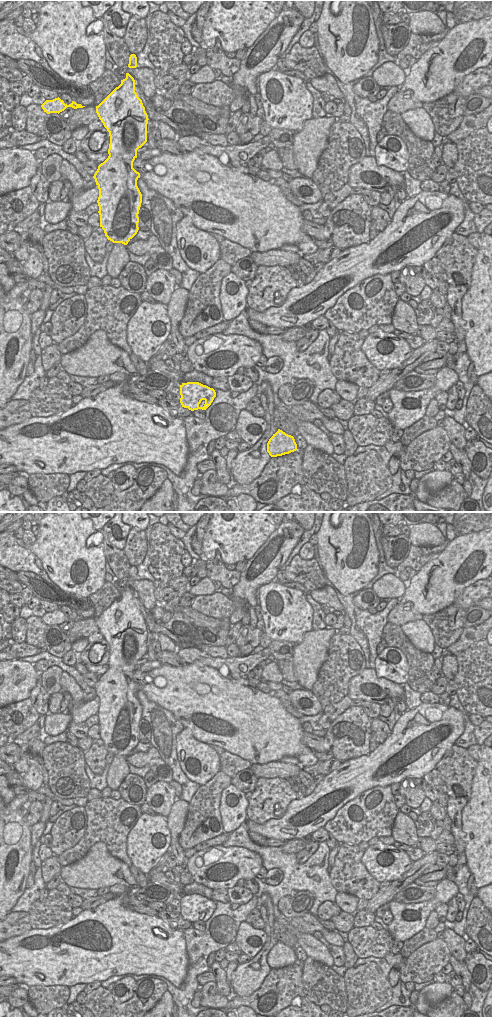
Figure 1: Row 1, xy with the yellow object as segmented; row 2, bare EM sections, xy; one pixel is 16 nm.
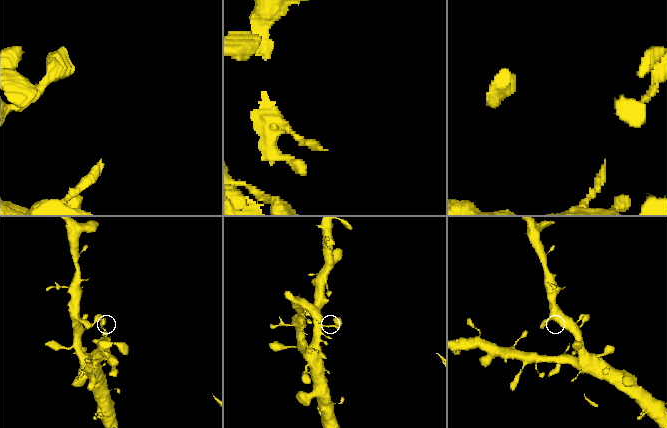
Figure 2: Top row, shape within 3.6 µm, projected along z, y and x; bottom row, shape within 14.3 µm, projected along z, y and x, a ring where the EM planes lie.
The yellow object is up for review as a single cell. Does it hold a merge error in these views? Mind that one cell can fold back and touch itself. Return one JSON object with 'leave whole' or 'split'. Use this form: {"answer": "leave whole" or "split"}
{"answer": "split"}

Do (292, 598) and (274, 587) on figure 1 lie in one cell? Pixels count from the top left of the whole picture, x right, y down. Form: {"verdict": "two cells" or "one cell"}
{"verdict": "one cell"}

